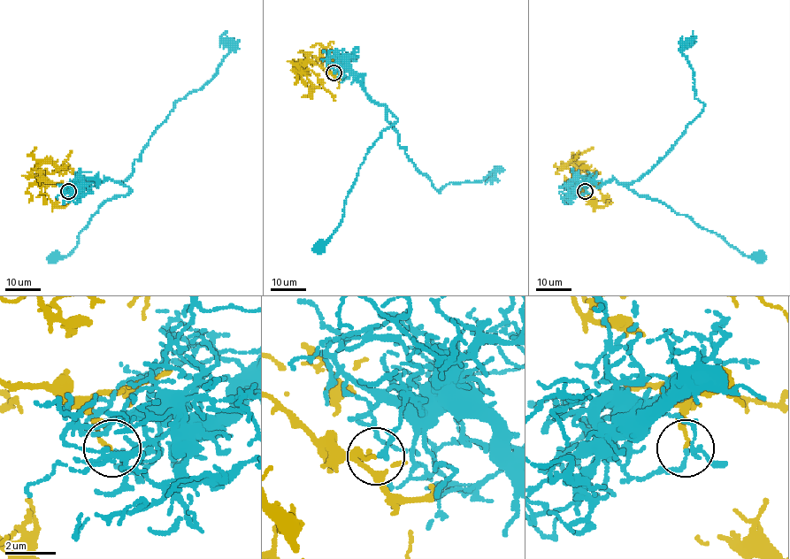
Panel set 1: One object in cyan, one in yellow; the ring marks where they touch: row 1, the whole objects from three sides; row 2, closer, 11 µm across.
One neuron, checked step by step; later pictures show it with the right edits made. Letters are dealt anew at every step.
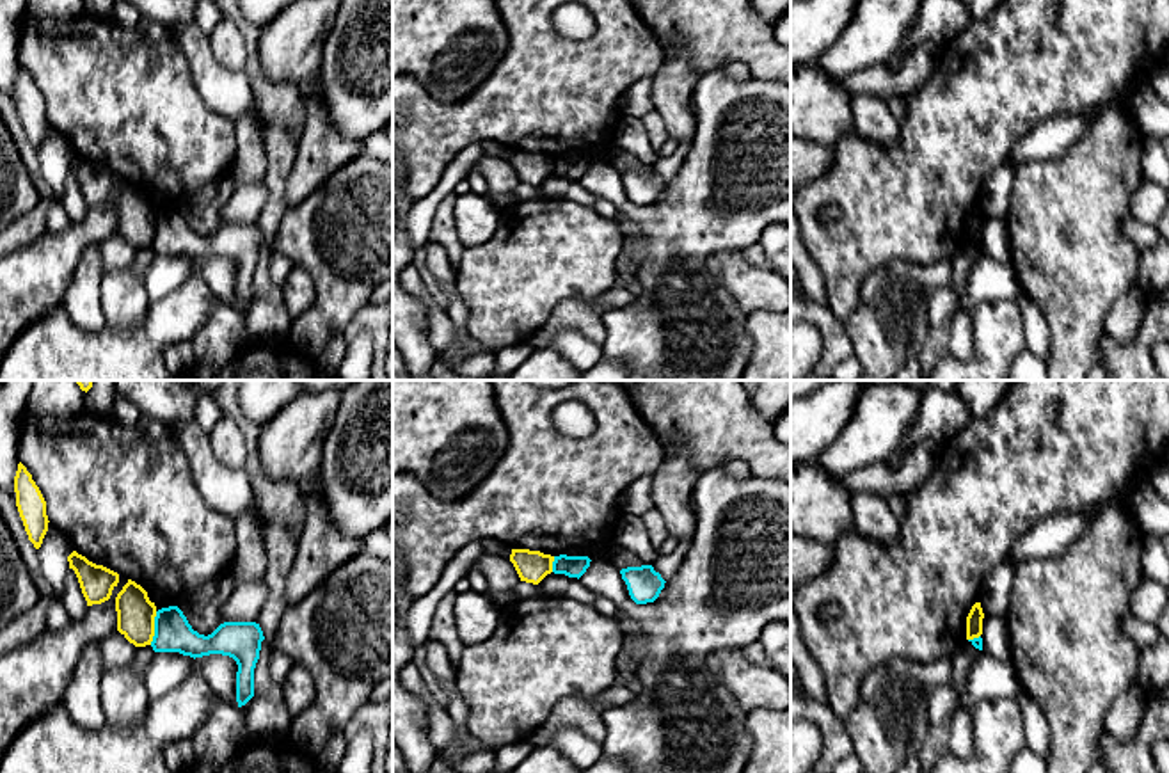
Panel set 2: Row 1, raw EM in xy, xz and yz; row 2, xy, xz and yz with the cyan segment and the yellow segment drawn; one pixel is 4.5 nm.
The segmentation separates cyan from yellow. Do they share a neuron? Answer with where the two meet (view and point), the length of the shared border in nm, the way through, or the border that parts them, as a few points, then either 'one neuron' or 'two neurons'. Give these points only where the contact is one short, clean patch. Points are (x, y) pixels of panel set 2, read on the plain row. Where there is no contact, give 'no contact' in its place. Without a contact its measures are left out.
xy (155, 230) | 160 nm | along xy (157, 214), (150, 246) | two neurons

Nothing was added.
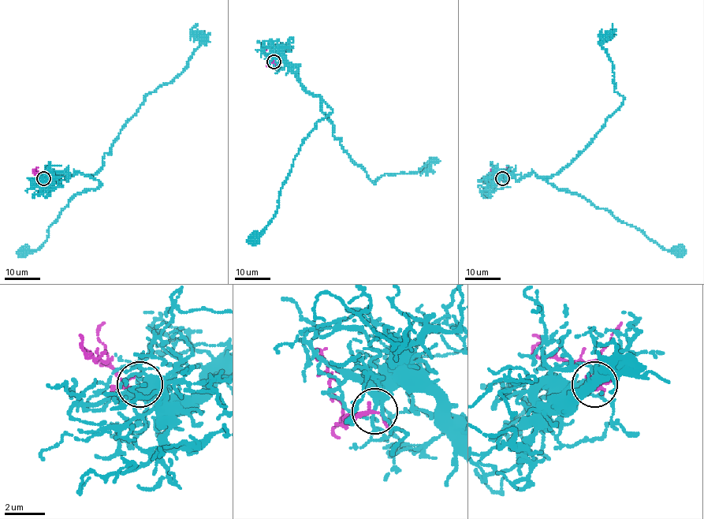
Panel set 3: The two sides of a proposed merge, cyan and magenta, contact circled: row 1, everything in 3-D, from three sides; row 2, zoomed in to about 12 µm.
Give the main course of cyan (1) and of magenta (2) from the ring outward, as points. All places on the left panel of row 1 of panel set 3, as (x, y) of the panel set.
1: (43, 178), (50, 170), (66, 179), (82, 173), (102, 184), (74, 196), (45, 242), (24, 249)
2: (43, 178), (35, 174), (33, 169)

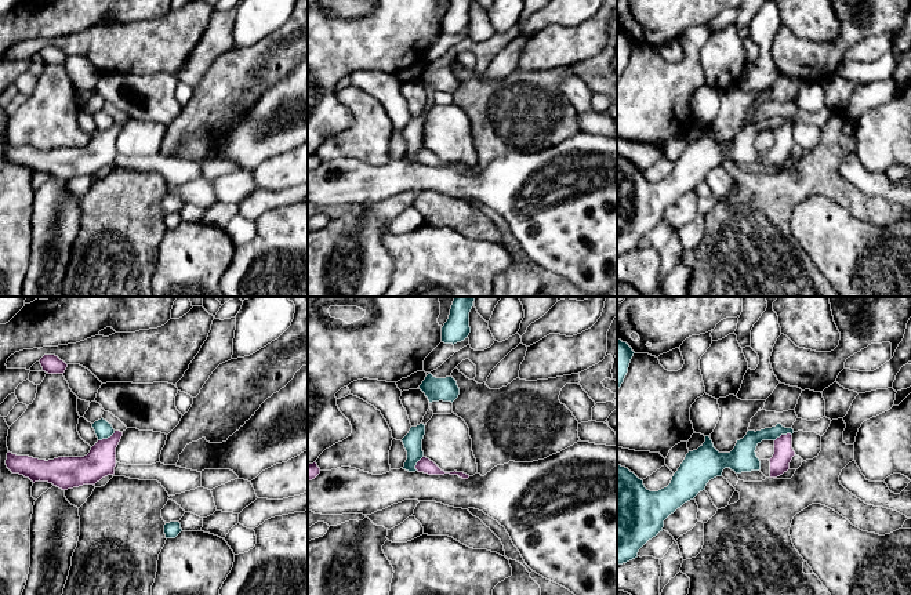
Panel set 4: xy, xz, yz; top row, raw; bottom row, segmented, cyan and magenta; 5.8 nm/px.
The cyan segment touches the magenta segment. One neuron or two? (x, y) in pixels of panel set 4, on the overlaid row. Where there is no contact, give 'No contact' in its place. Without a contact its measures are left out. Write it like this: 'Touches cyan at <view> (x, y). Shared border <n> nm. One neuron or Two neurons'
Touches cyan at xy (106, 438). Shared border 120 nm. One neuron

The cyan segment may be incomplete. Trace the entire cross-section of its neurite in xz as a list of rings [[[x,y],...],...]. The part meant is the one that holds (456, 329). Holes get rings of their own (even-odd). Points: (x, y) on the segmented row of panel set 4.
[[[454,297],[449,319],[442,327],[442,342],[454,345],[469,335],[469,312],[475,298],[476,297]]]

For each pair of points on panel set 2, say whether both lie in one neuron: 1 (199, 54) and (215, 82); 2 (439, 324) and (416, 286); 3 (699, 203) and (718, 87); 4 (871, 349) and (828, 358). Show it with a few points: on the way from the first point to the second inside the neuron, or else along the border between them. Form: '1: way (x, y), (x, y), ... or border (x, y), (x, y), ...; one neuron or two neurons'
1: way (201, 61), (208, 75); one neuron
2: way (436, 315), (423, 295); one neuron
3: way (709, 175), (709, 155), (718, 116); one neuron
4: border (842, 322), (853, 354); two neurons

